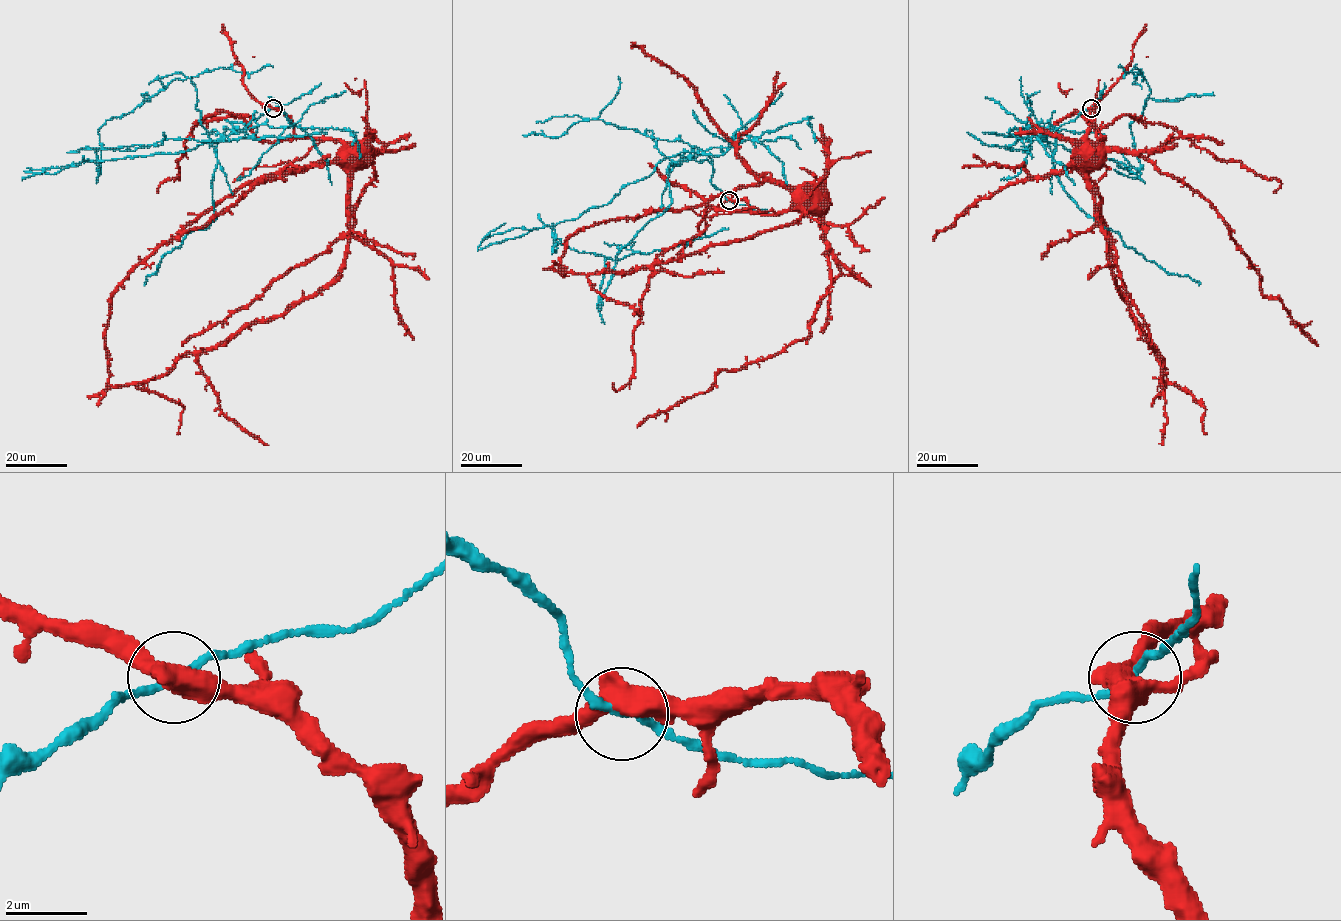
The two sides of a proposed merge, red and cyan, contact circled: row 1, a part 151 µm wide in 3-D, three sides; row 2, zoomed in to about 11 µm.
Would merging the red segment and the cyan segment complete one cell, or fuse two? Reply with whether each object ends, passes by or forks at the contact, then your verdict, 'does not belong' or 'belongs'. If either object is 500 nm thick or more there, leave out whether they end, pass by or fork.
does not belong

